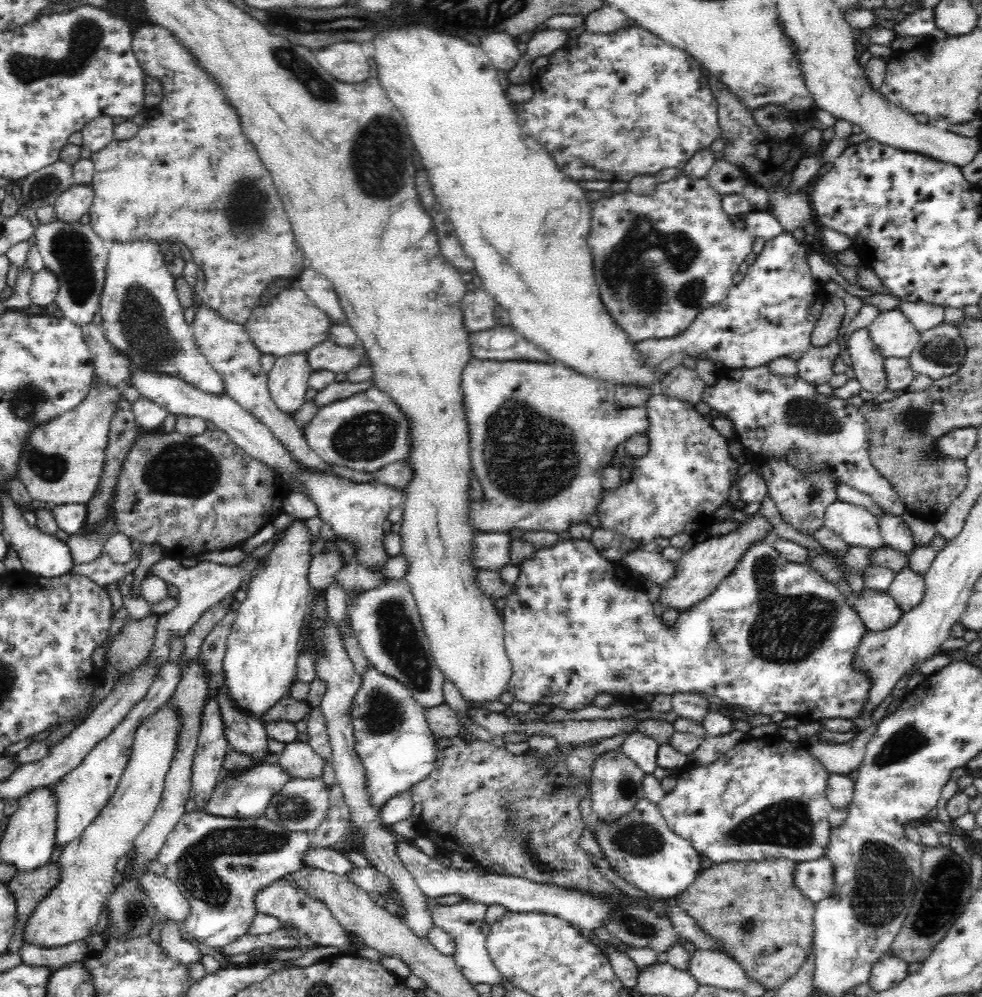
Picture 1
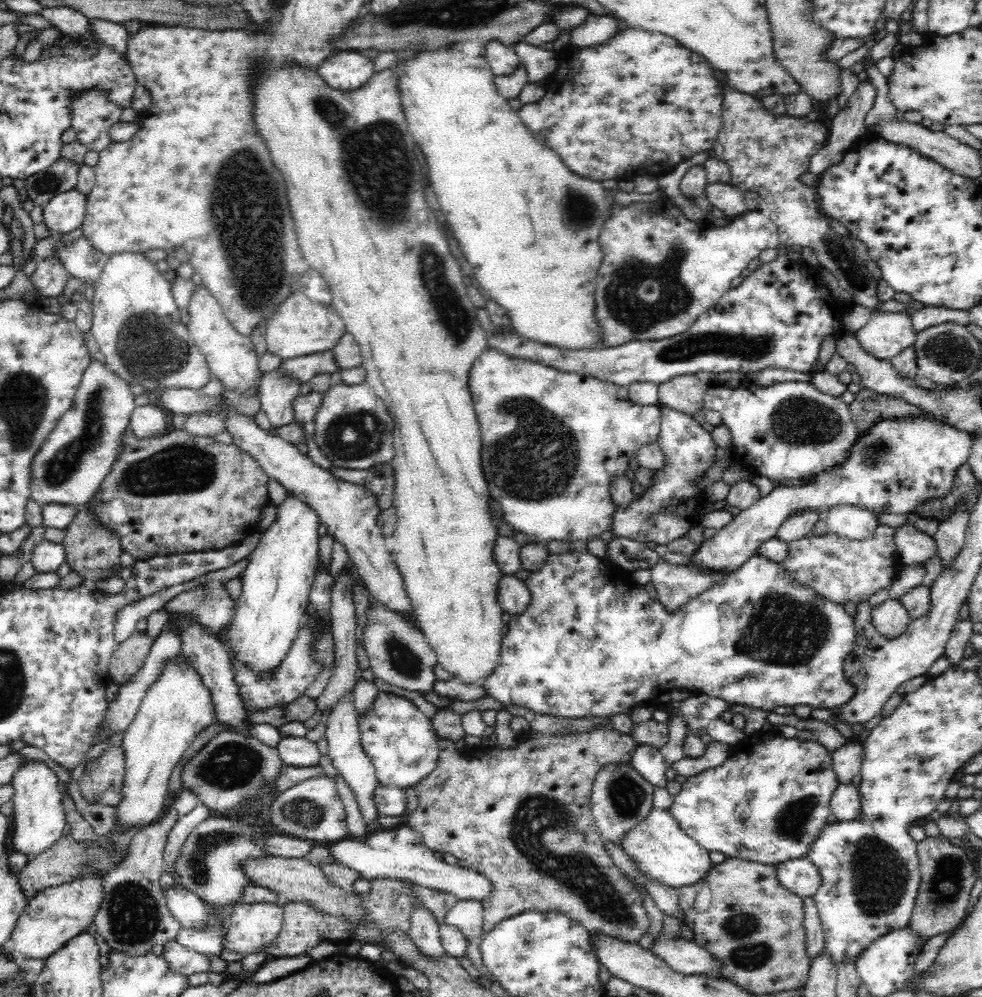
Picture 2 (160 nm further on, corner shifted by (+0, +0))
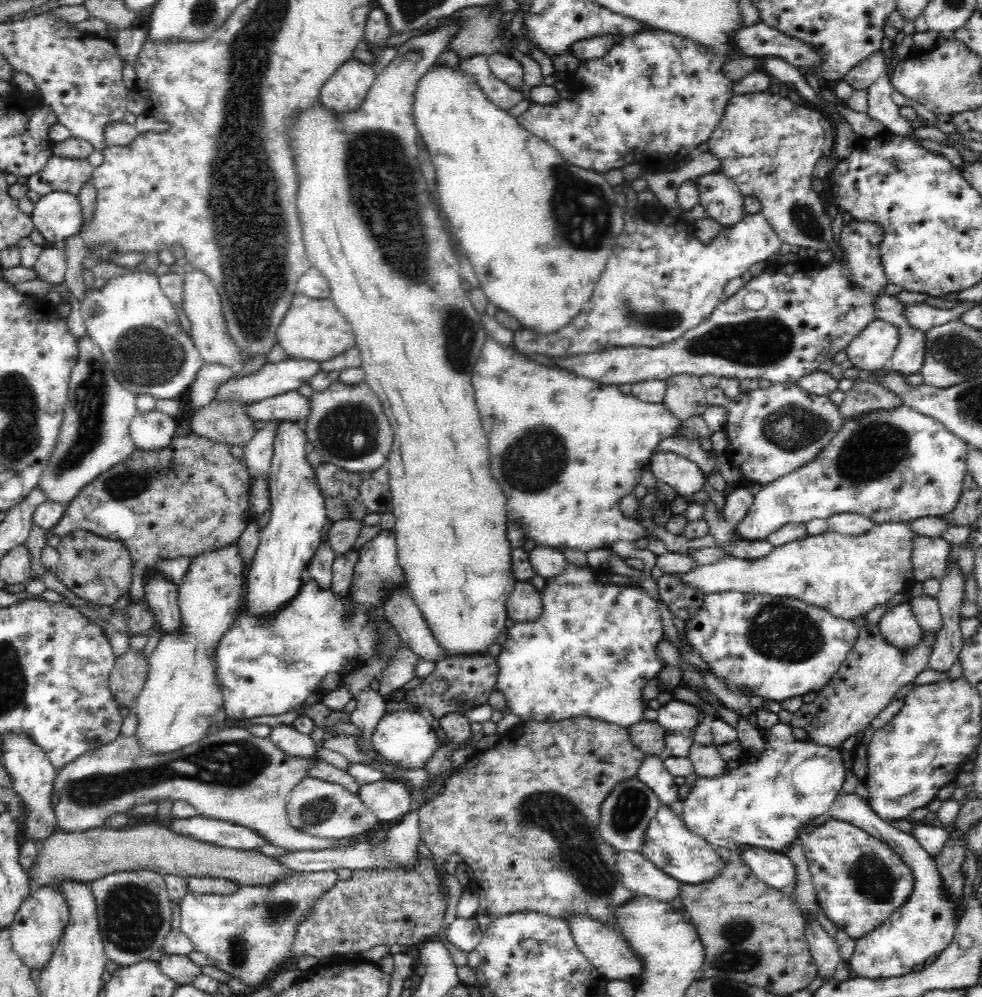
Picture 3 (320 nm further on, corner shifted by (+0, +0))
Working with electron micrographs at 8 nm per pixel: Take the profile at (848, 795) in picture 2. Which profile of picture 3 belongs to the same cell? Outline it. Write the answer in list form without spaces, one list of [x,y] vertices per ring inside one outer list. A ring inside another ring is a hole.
[[[854,794],[838,795],[828,812],[836,820],[850,822],[868,834],[884,841],[910,867],[912,873],[912,892],[878,928],[872,929],[855,940],[853,954],[850,956],[849,968],[858,977],[872,980],[892,976],[904,976],[912,972],[912,967],[922,964],[931,956],[938,956],[952,944],[960,914],[960,903],[953,902],[943,888],[943,880],[934,859],[922,848],[922,845],[906,832],[893,828],[890,823],[880,818],[869,801]]]

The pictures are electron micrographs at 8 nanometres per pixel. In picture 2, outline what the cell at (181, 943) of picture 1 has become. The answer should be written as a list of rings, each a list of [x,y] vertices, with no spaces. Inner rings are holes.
[[[174,939],[163,946],[163,957],[176,974],[189,977],[199,972],[209,972],[210,961],[205,954],[194,952],[176,943]]]

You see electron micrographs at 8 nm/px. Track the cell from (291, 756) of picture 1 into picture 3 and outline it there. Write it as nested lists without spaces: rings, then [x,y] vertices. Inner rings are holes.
[[[292,724],[270,726],[270,740],[290,756],[315,756],[316,744],[310,735],[298,732]]]

